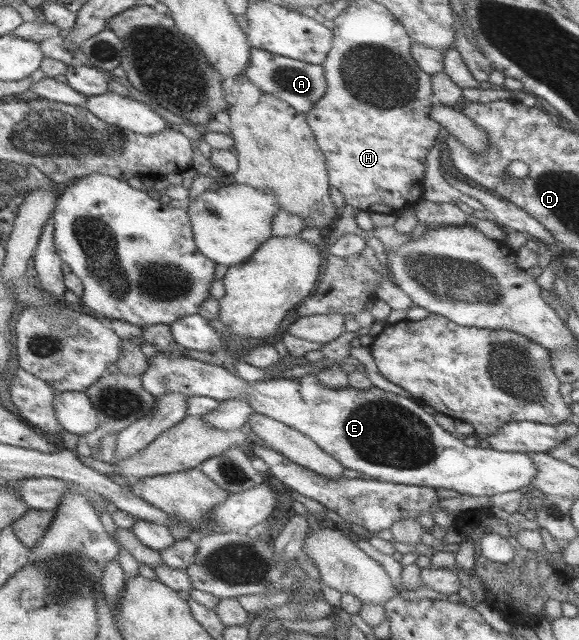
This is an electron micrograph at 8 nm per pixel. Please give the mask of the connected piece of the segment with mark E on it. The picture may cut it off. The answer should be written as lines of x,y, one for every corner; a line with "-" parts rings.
158,352
154,358
148,360
148,367
140,377
142,388
150,395
159,397
166,393
180,393
190,396
207,396
219,402
244,398
250,404
256,415
263,415
289,428
309,436
318,447
338,460
344,468
356,470
366,478
375,478
392,484
410,486
428,486
428,488
446,488
456,490
460,494
470,496
494,496
502,492
530,490
536,465
530,455
523,452
500,452
498,449
468,447
463,437
446,432
441,428
429,409
418,401
380,389
370,387
366,390
356,388
328,388
326,384
318,382
316,372
306,374
300,378
274,378
266,381
248,382
238,375
228,365
217,366
192,360
188,357
169,358

